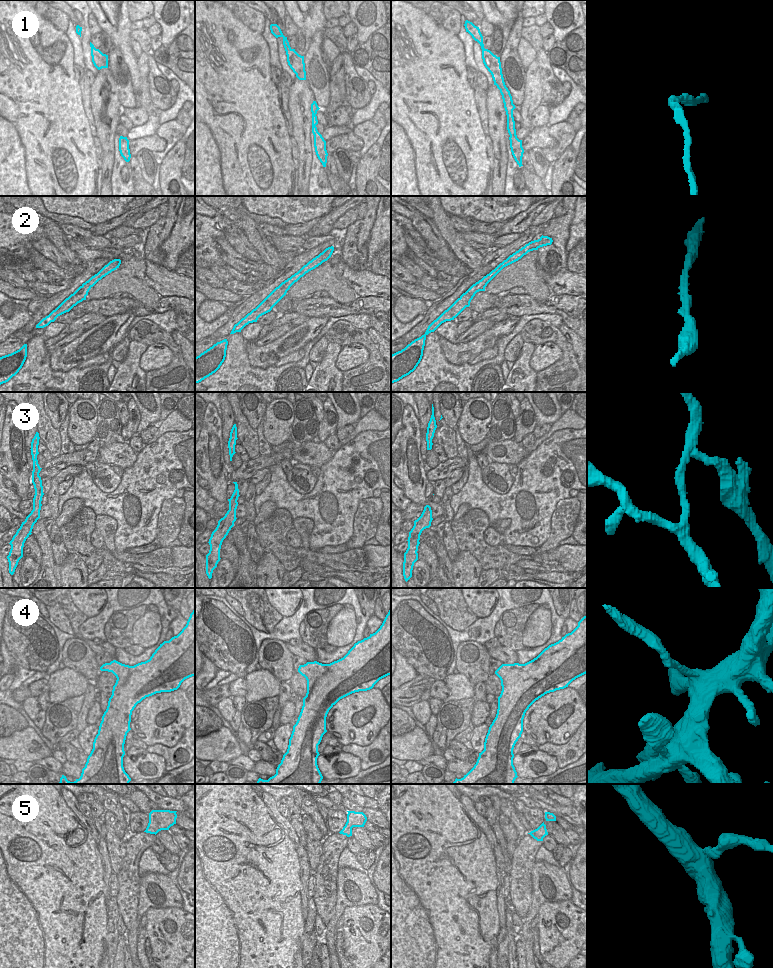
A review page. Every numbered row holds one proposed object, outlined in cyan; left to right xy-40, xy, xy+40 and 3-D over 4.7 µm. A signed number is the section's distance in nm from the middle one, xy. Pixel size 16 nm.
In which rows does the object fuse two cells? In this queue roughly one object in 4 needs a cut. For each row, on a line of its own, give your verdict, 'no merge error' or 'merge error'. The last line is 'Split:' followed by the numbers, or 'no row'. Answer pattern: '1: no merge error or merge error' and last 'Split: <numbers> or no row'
1: no merge error
2: no merge error
3: merge error
4: merge error
5: merge error
Split: 3, 4, 5

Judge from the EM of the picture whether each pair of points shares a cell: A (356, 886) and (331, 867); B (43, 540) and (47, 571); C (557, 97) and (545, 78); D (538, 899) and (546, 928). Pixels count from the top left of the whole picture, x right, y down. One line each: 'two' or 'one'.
A: two
B: one
C: one
D: two

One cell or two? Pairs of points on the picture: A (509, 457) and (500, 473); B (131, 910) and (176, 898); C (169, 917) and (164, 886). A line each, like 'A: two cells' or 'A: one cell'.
A: two cells
B: two cells
C: two cells

